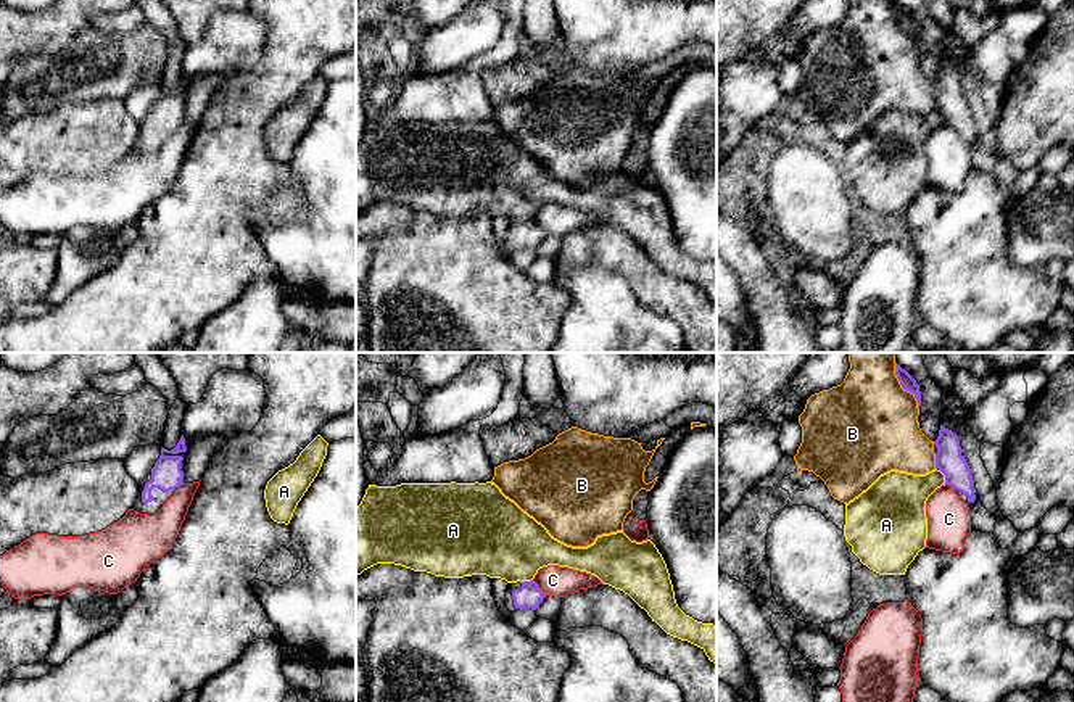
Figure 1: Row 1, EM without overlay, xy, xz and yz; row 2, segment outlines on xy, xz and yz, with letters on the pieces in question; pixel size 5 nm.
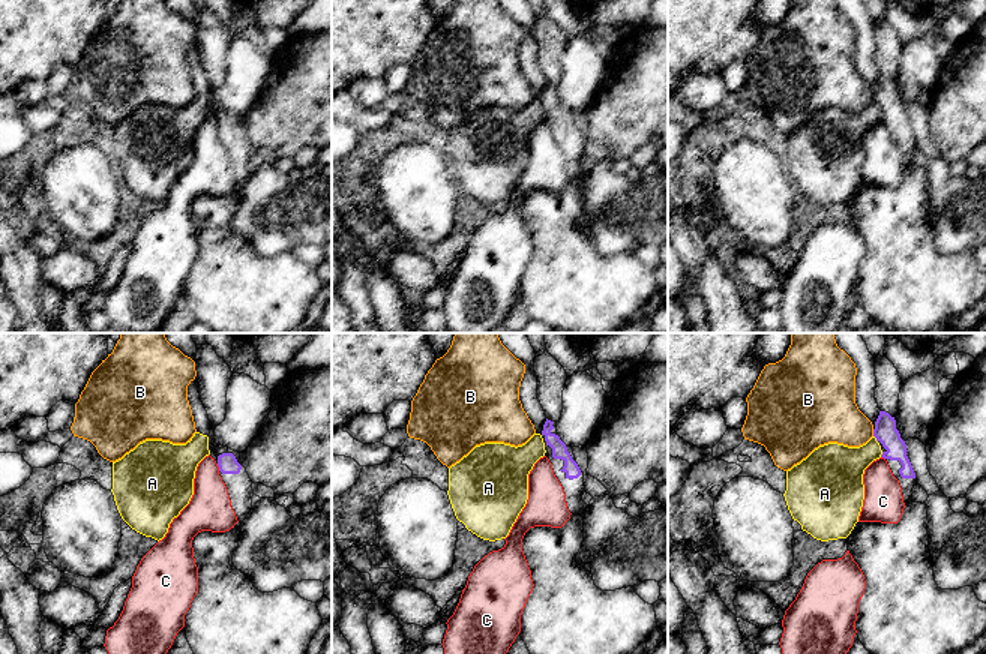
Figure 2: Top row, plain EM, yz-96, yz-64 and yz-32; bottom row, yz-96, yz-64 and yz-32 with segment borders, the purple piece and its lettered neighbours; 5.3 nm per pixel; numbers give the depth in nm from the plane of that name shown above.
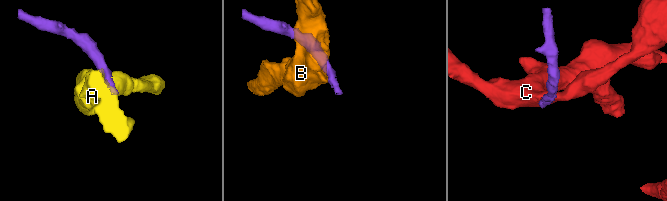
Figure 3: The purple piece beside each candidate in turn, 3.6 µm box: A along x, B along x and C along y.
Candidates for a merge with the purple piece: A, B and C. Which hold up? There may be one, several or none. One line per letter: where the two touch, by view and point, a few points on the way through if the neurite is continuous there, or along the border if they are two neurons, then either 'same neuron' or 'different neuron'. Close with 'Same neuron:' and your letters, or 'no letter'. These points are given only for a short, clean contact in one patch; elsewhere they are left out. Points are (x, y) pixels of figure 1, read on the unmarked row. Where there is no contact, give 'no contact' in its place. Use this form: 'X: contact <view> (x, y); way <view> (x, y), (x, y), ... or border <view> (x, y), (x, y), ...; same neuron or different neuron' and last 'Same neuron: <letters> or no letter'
A: contact yz (944, 113); border yz (939, 108), (945, 121); different neuron
B: contact yz (904, 28); different neuron
C: contact xz (538, 227); border xz (532, 219), (545, 235); different neuron
Same neuron: no letter

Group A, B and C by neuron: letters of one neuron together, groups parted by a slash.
A / B / C

